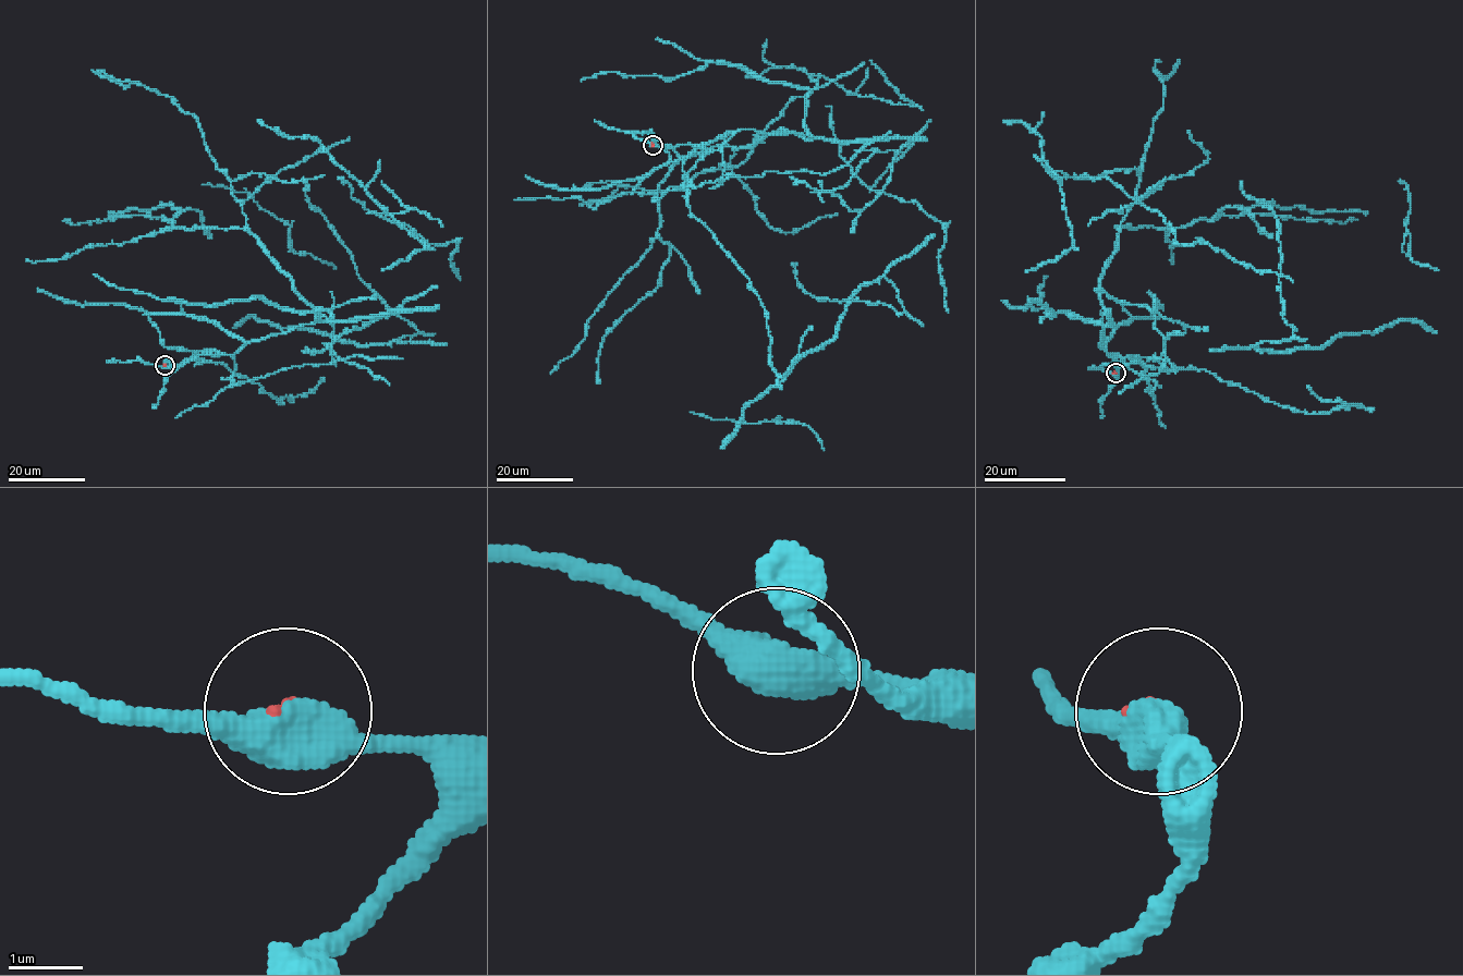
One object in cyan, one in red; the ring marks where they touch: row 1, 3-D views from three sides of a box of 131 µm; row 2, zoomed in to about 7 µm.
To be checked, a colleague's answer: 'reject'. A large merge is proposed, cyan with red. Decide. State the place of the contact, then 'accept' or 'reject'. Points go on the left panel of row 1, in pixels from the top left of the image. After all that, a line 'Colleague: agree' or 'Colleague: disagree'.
(165, 365) | reject
Colleague: agree

